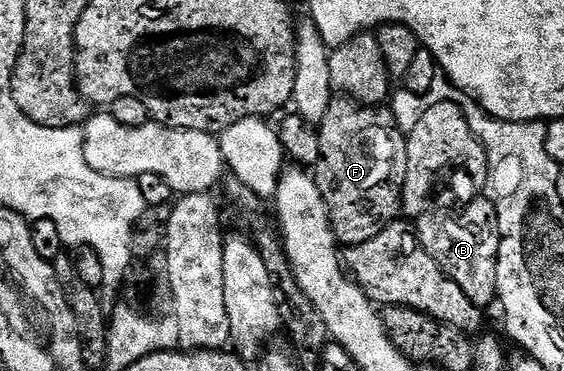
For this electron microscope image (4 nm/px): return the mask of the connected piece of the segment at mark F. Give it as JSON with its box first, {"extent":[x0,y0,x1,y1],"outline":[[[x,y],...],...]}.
{"extent":[313,98,409,246],"outline":[[[346,98],[332,99],[329,110],[325,110],[325,118],[317,126],[317,131],[319,161],[315,163],[313,179],[327,207],[331,229],[340,245],[361,246],[369,242],[369,238],[377,238],[377,234],[381,234],[381,230],[385,230],[390,224],[396,223],[400,215],[405,174],[409,166],[407,137],[395,125],[390,111],[379,106],[357,104]]]}

